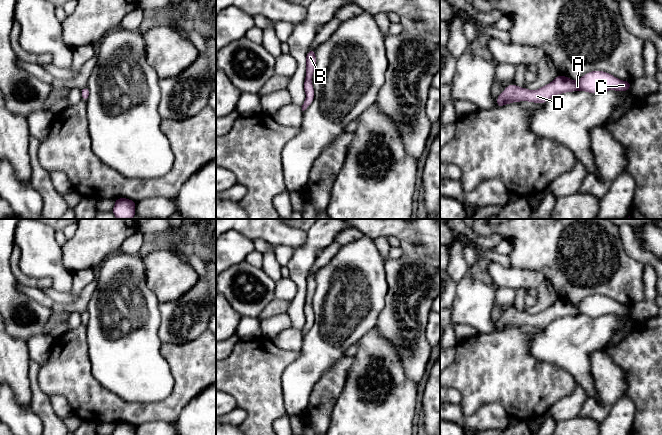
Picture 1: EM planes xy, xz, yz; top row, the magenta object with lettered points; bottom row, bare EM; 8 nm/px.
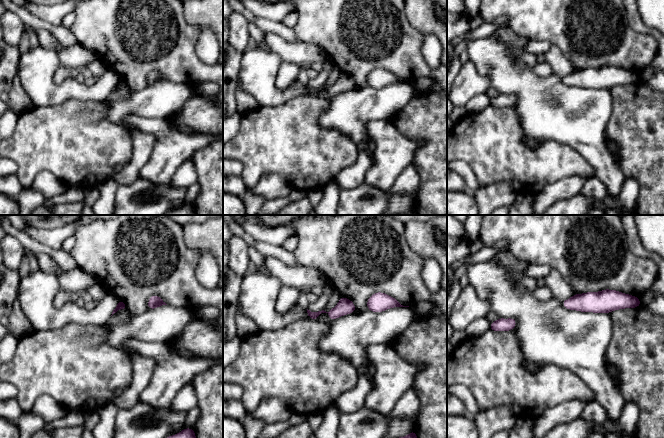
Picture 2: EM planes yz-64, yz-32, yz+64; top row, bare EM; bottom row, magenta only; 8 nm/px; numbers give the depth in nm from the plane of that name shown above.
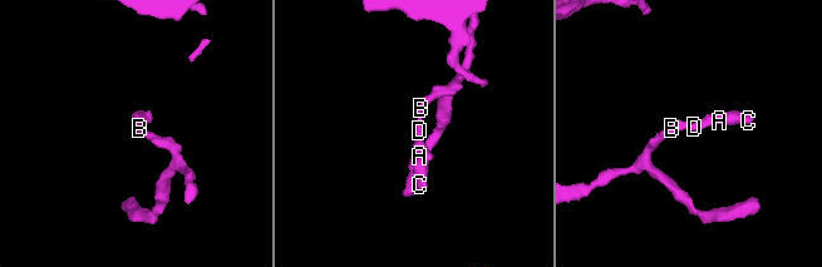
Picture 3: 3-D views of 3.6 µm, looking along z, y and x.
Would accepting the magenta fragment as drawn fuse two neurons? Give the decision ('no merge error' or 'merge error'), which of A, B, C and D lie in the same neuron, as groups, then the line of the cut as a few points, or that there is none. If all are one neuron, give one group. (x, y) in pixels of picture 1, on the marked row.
no merge error; A B C D; no cut

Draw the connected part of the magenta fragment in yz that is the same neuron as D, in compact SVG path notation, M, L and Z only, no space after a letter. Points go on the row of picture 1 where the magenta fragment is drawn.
M592 71L576 82L565 76L557 76L555 80L536 91L520 88L514 84L508 85L497 97L497 107L519 101L545 103L552 96L572 91L587 91L595 94L608 90L628 91L631 83L622 81L603 71Z

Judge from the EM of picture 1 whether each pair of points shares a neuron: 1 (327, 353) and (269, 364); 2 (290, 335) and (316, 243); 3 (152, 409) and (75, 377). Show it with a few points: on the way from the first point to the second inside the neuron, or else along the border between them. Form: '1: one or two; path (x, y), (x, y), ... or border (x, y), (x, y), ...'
1: two; border (299, 352), (299, 355), (284, 370), (282, 379)
2: two; border (292, 326), (300, 330)
3: one; path (133, 410), (116, 410), (105, 407), (94, 396)

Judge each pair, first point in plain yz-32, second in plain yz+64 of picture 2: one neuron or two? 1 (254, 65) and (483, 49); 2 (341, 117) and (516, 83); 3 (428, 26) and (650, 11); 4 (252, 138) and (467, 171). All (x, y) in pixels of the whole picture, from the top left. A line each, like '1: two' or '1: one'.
1: two
2: one
3: two
4: two

